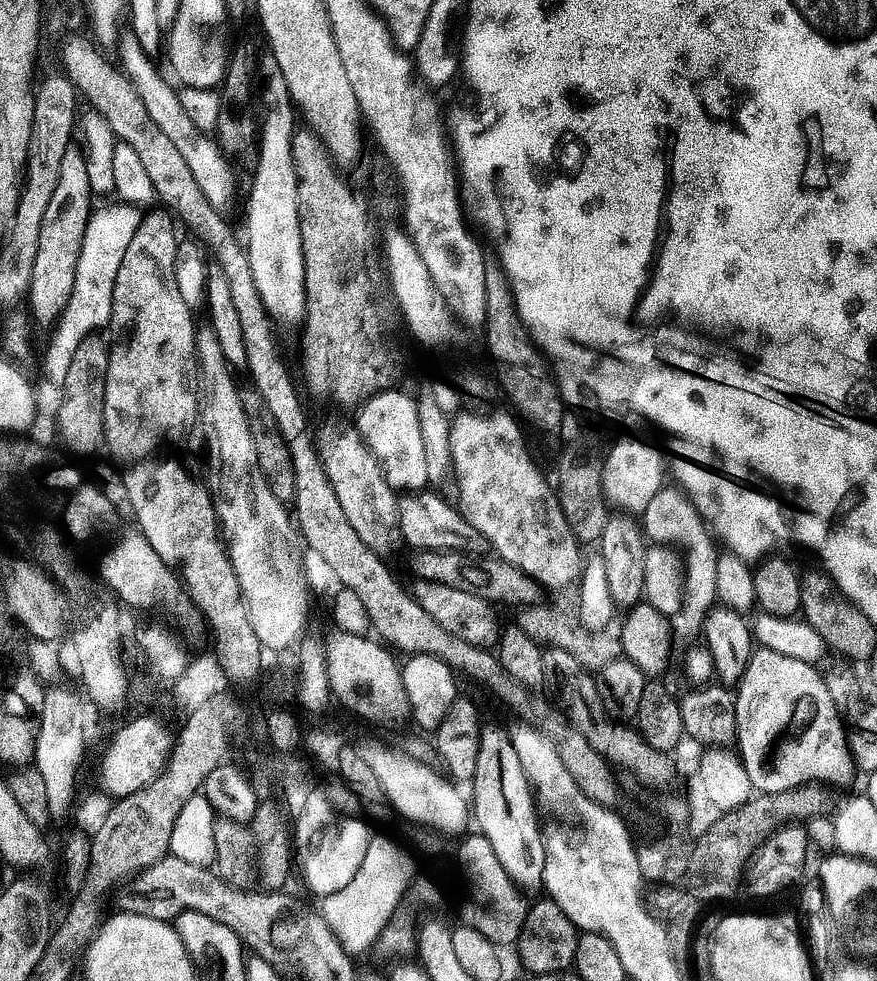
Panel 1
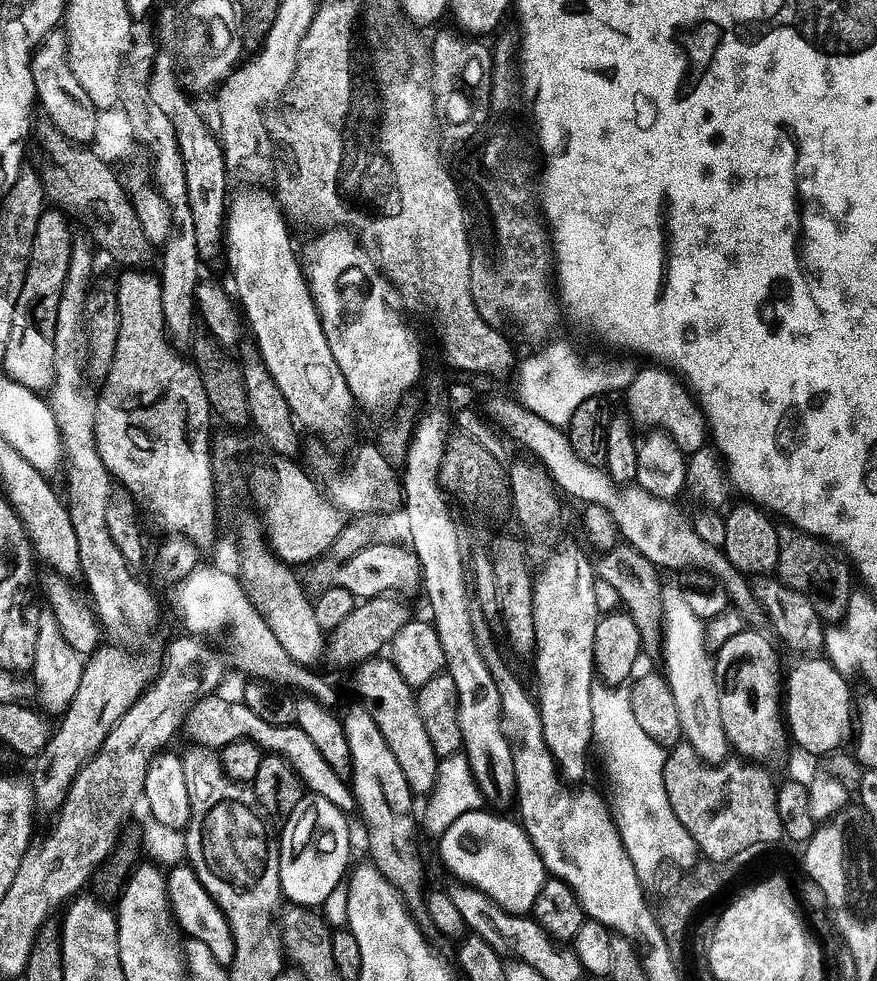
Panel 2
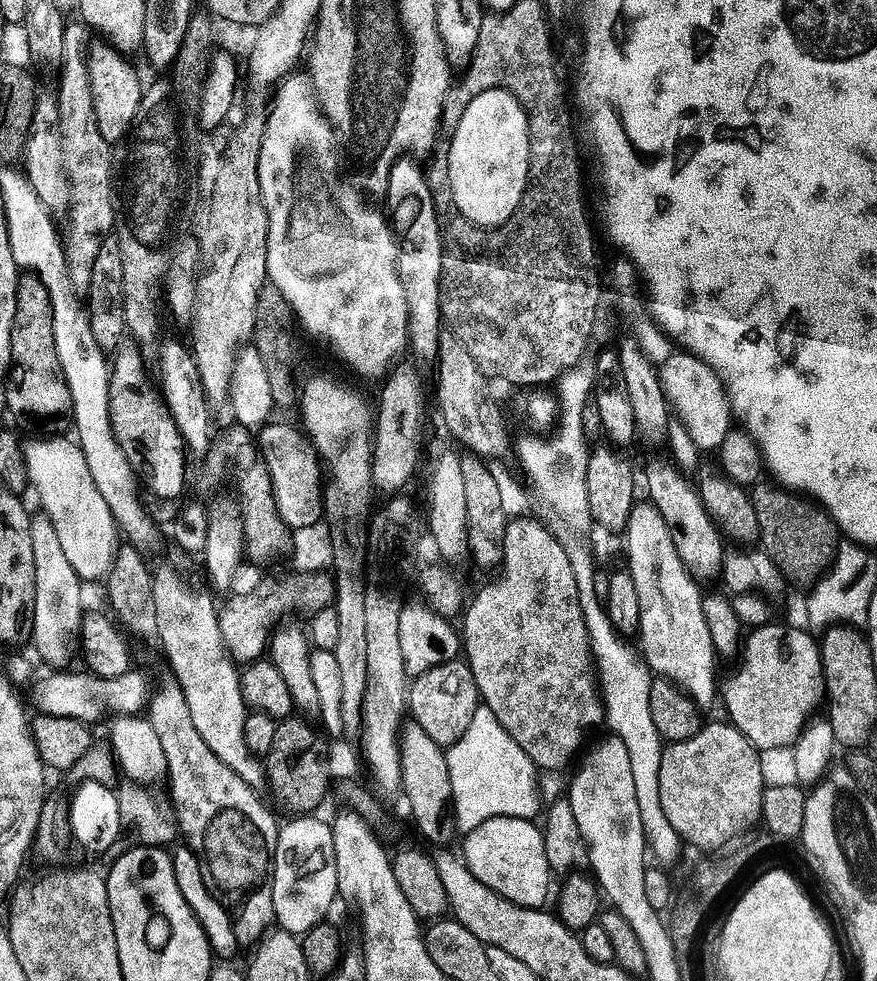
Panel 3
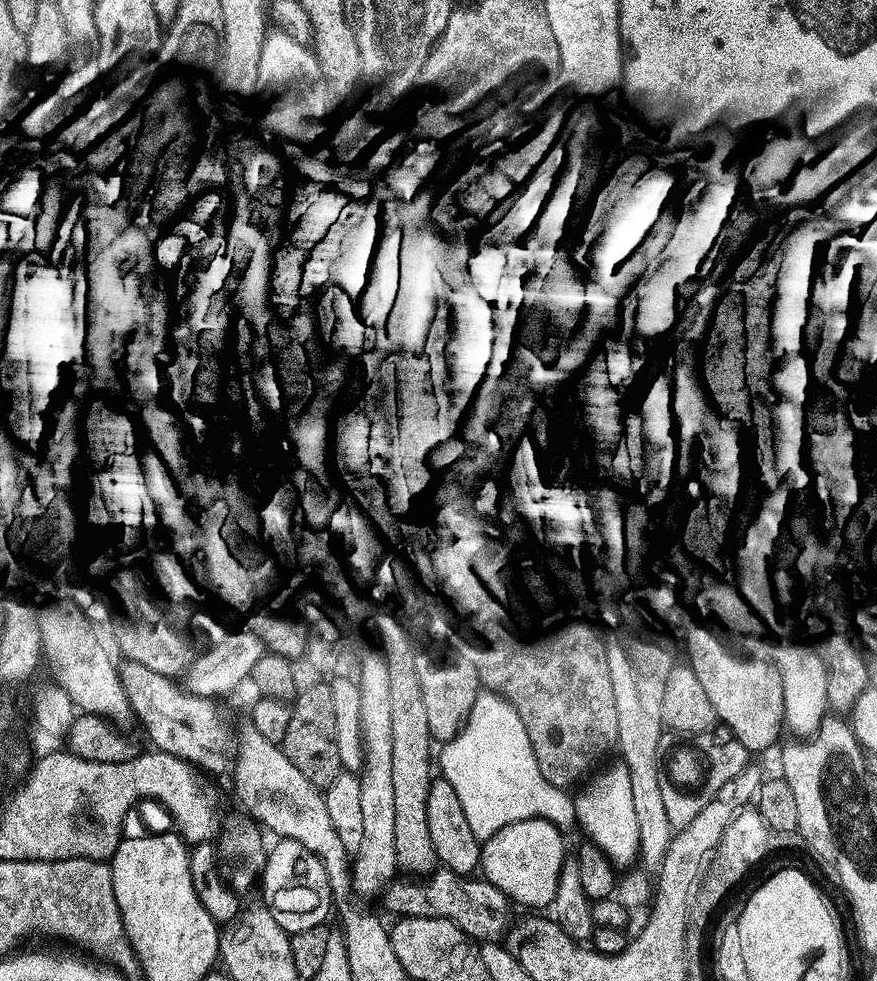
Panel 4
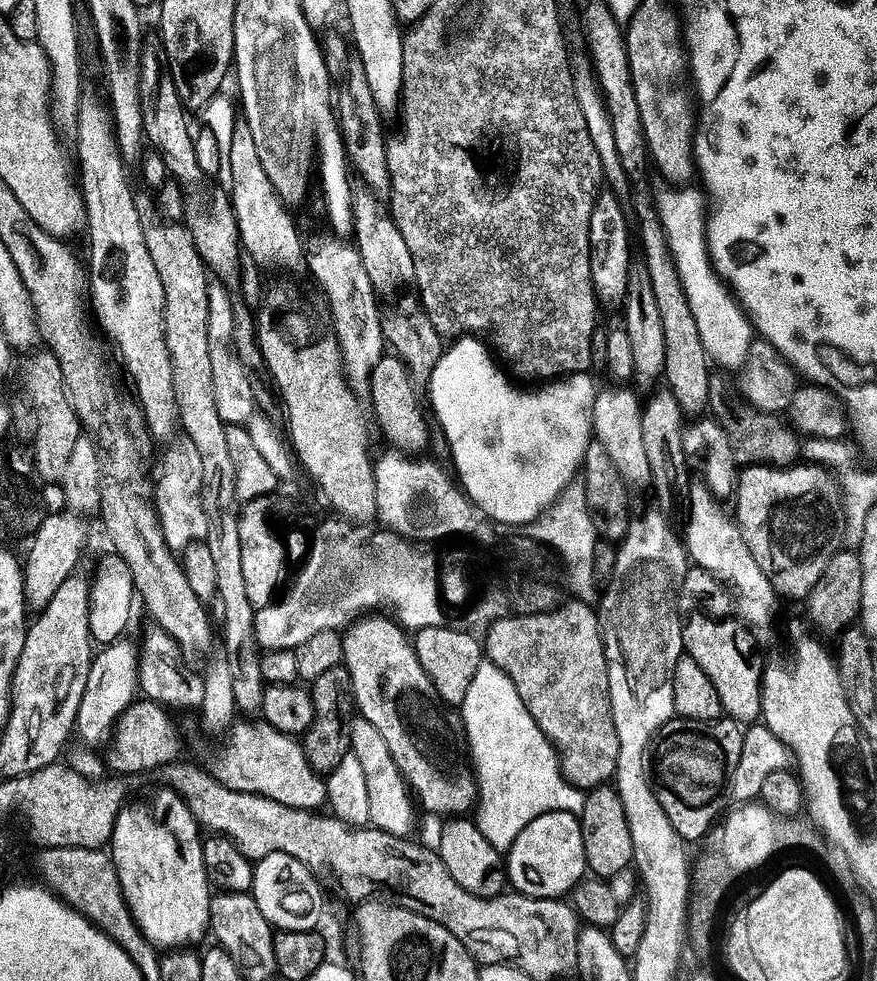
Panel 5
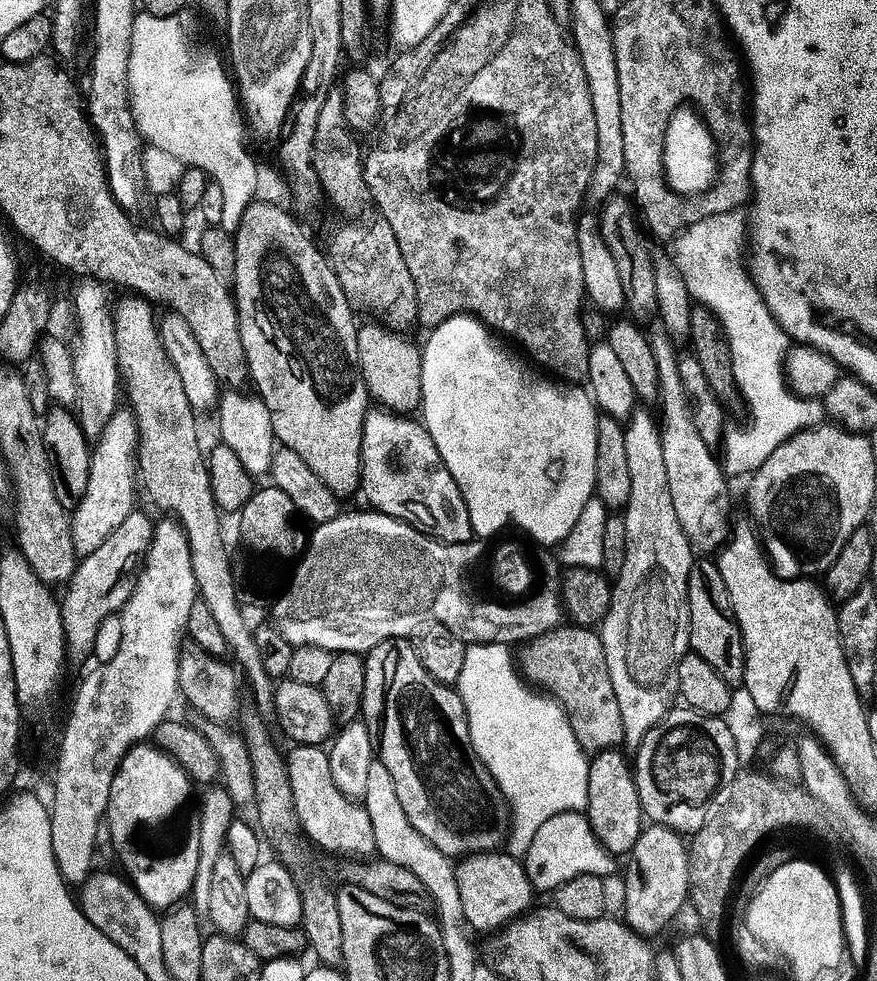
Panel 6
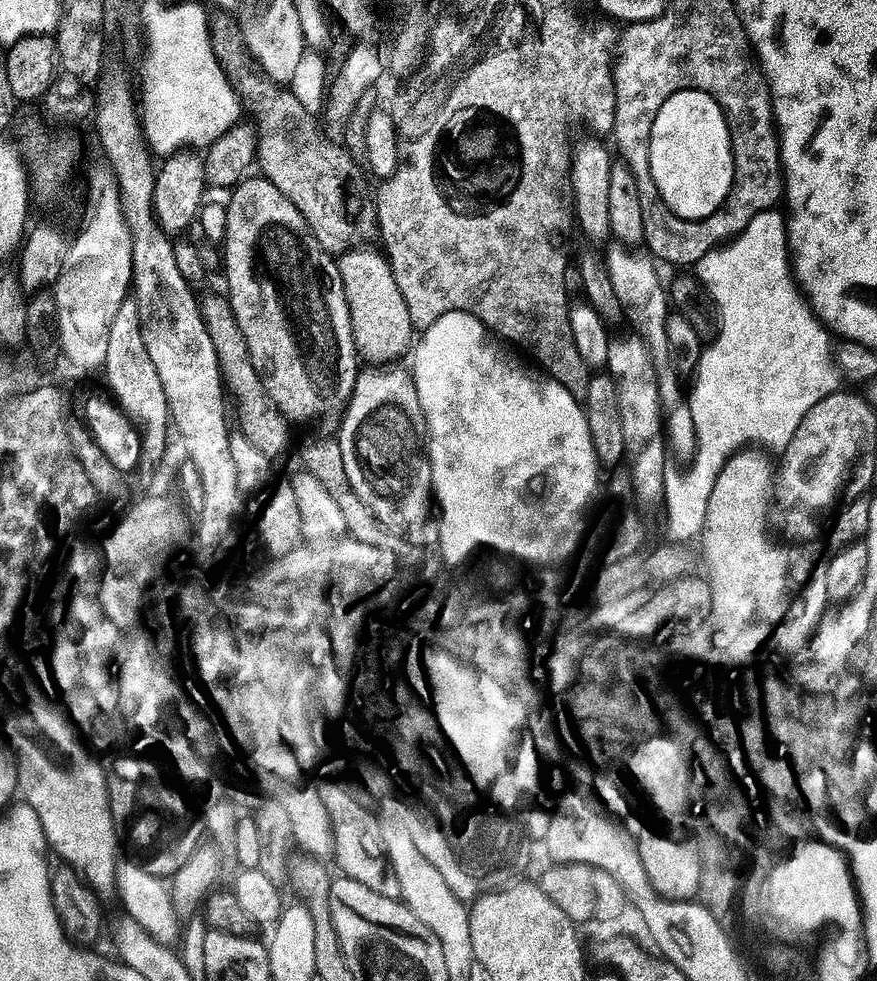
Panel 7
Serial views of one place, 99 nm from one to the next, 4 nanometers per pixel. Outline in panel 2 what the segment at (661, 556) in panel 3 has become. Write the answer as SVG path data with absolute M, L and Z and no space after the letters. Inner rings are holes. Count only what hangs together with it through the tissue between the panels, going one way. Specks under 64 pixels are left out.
M665 587L662 592L662 653L666 662L668 684L677 699L685 743L689 744L704 764L724 764L732 752L725 723L722 722L721 682L716 672L715 657L709 651L705 621L690 608L685 589Z

